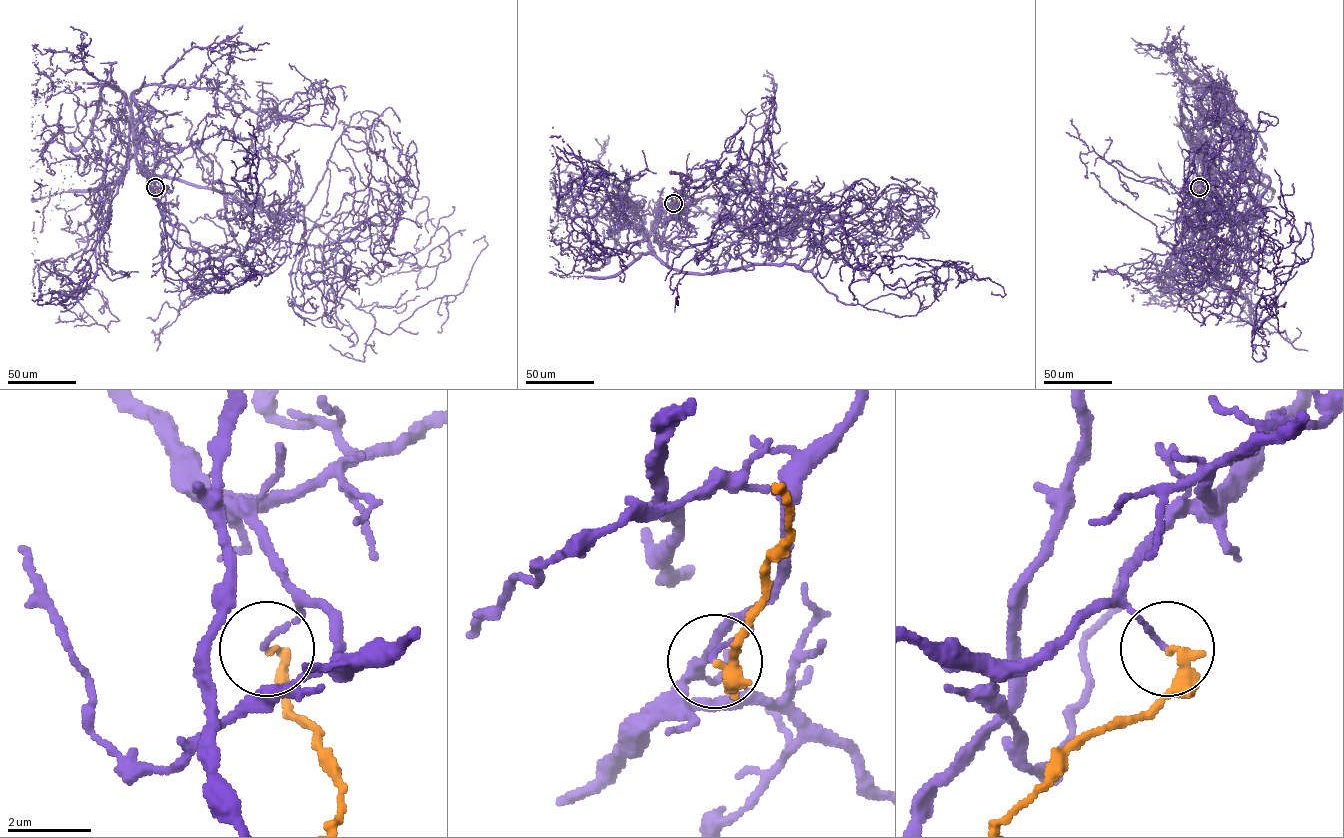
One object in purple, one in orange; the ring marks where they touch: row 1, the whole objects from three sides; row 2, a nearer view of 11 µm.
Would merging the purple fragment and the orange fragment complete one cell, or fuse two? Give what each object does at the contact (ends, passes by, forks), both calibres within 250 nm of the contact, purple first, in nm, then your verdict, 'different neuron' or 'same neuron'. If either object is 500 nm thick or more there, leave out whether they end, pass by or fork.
purple ends | orange ends | 120/220 nm | different neuron

